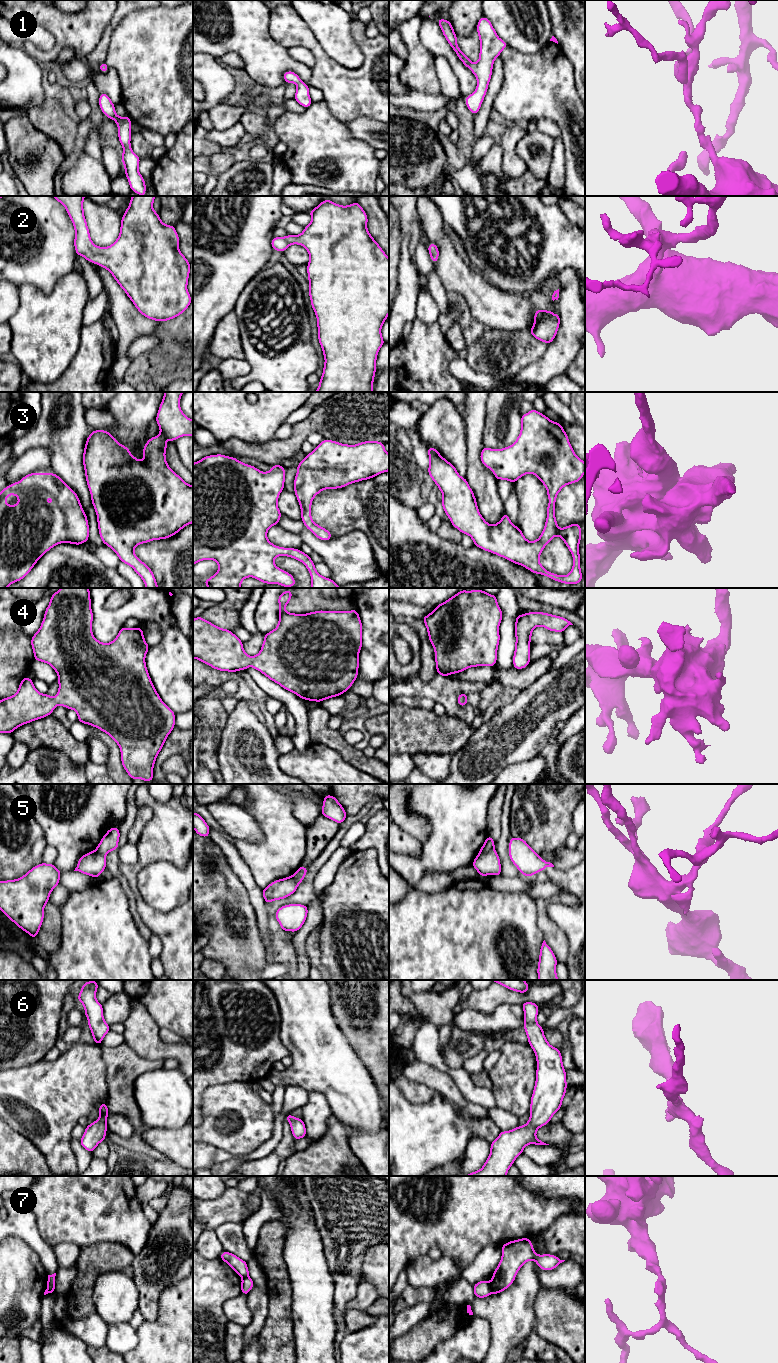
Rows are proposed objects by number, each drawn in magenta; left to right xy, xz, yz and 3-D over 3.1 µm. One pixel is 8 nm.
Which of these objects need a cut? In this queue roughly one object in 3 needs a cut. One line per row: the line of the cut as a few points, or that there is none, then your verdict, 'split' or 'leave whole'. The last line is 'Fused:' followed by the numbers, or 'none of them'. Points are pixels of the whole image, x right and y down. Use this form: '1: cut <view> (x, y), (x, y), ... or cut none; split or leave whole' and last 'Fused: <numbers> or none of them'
1: cut none; leave whole
2: cut none; leave whole
3: cut none; leave whole
4: cut none; leave whole
5: cut yz (493, 846), (479, 853); split
6: cut none; leave whole
7: cut yz (489, 1282), (492, 1292); split
Fused: 5, 7

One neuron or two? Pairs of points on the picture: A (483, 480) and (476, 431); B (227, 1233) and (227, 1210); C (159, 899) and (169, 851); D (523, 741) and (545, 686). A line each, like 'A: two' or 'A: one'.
A: one
B: two
C: two
D: one

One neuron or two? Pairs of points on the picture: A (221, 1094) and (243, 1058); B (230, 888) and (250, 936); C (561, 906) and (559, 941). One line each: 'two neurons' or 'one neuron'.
A: two neurons
B: one neuron
C: two neurons

